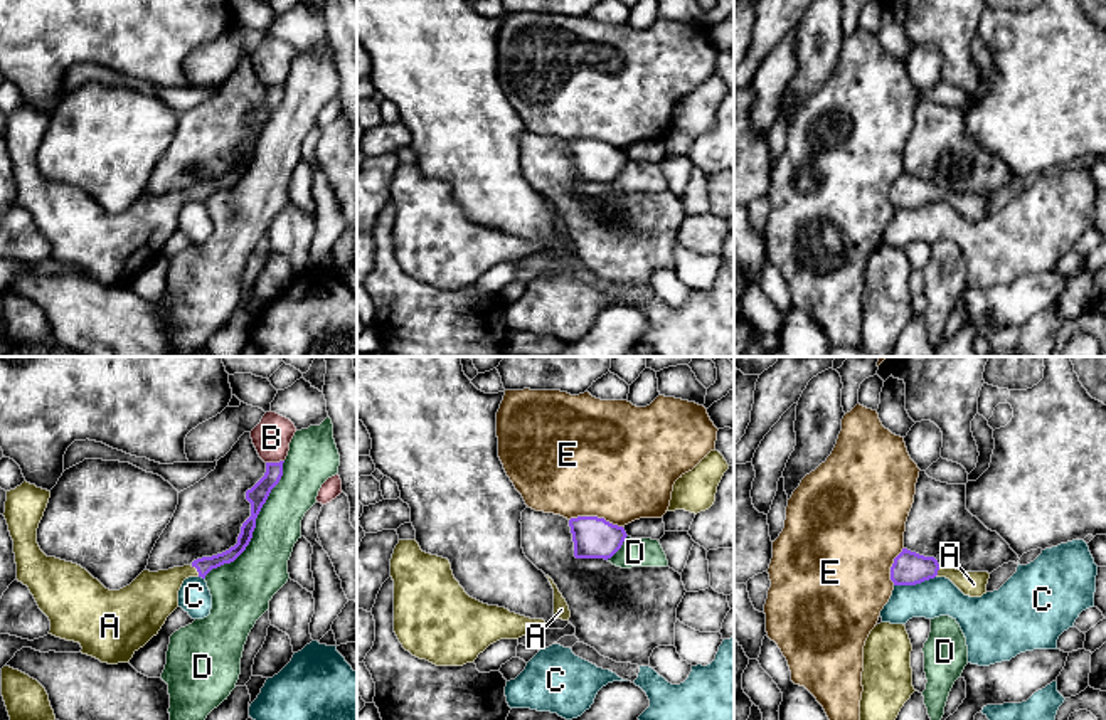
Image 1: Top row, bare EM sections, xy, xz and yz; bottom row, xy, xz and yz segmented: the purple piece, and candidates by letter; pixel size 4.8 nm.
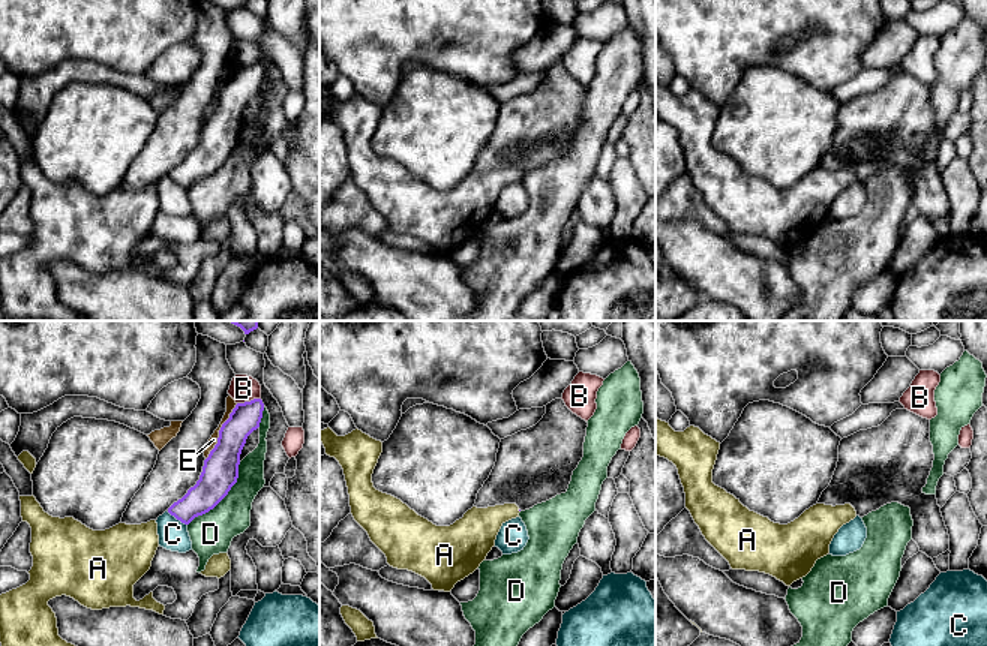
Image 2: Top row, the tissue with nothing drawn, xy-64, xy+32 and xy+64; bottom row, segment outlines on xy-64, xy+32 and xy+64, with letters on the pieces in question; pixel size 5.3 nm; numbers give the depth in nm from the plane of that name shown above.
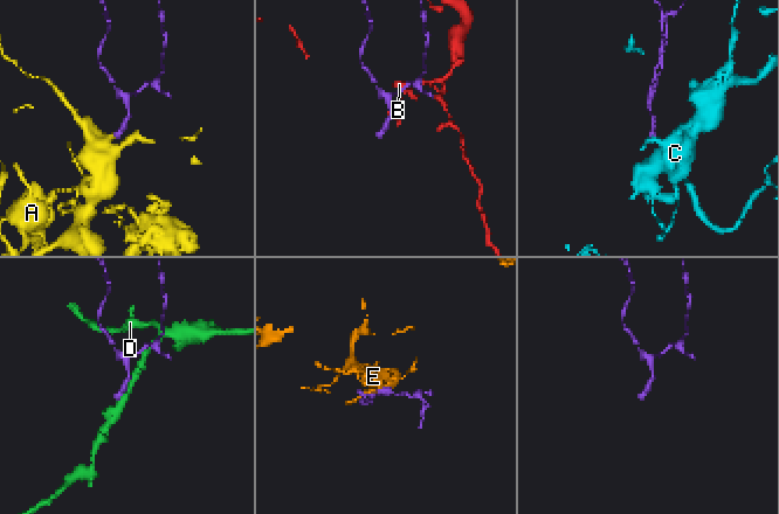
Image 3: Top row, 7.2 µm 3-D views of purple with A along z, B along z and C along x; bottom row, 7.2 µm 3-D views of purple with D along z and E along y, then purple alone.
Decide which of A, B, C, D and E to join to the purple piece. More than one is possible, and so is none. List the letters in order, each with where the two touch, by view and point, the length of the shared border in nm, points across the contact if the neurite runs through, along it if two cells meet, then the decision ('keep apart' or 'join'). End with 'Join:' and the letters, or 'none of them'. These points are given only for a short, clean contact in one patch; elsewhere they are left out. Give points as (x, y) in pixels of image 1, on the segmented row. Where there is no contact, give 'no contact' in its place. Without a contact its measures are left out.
A: xy (197, 571) | 70 nm | across xy (206, 564), (197, 571), (177, 574), (152, 596) | join
B: xy (275, 463) | 90 nm | along xy (283, 460), (266, 463) | keep apart
C: yz (914, 584) | 200 nm | along yz (935, 576), (914, 584), (894, 586) | keep apart
D: xy (255, 525) | 700 nm | keep apart
E: xz (596, 517) | 260 nm | keep apart
Join: A

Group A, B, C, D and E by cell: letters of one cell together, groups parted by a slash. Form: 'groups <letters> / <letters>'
groups A / B / C / D / E

